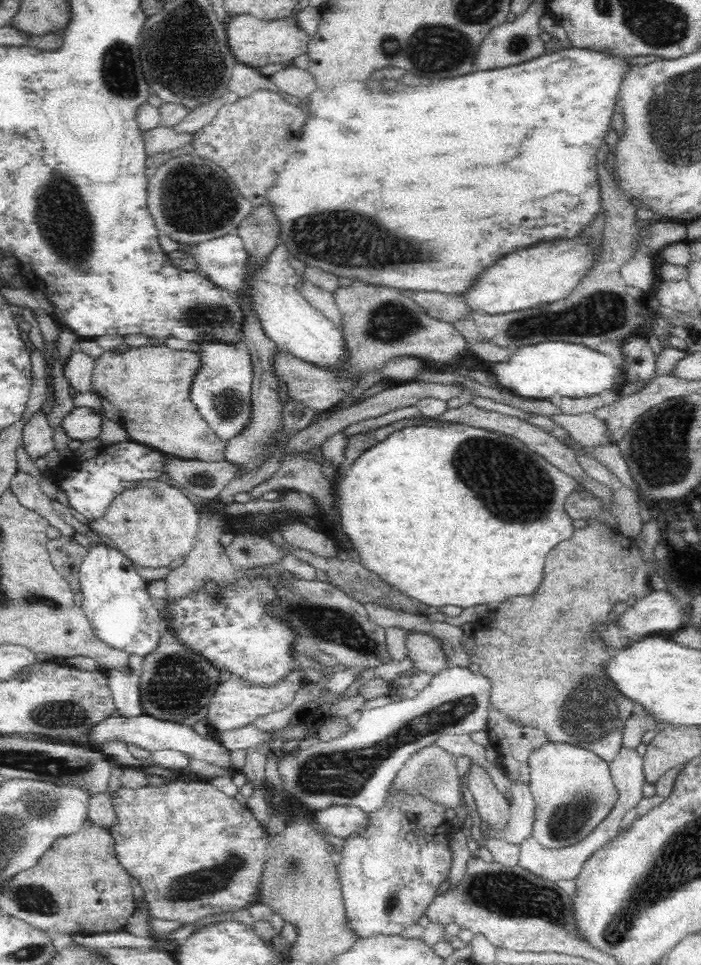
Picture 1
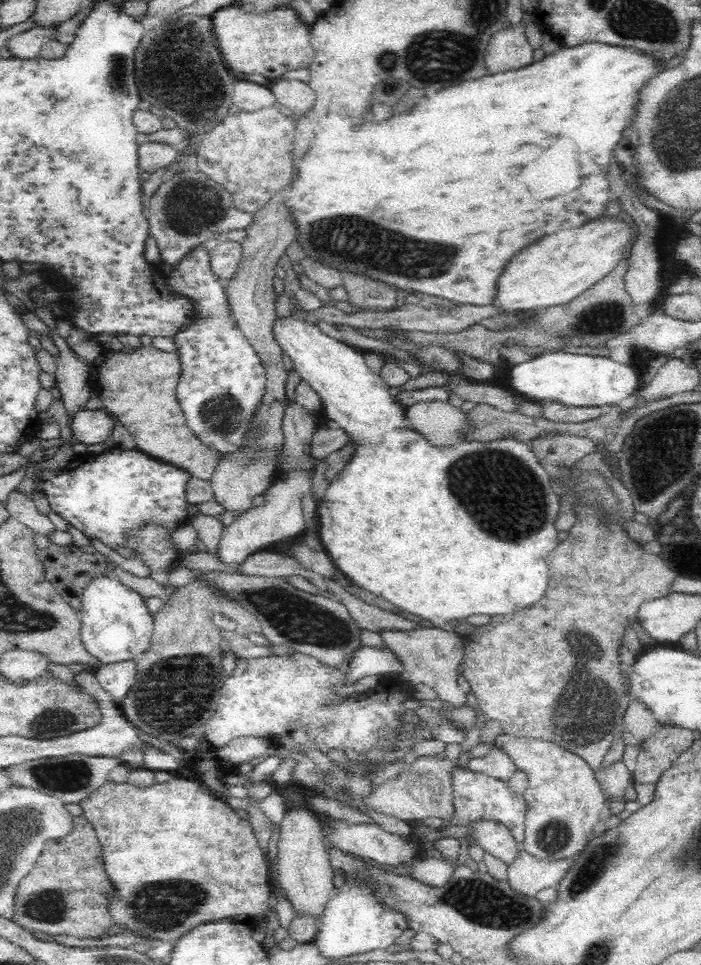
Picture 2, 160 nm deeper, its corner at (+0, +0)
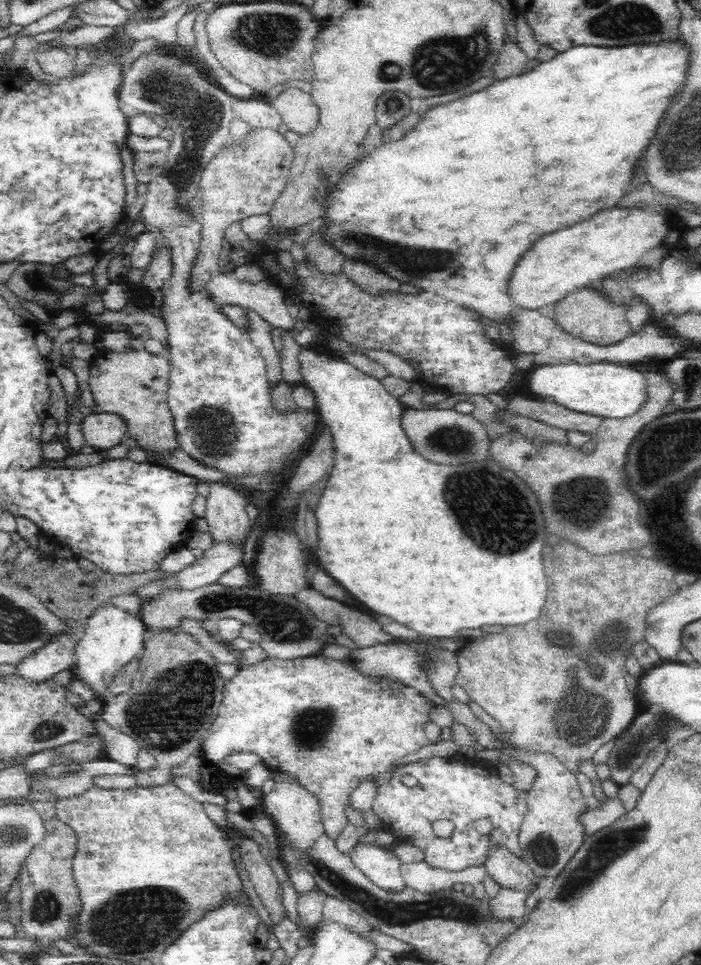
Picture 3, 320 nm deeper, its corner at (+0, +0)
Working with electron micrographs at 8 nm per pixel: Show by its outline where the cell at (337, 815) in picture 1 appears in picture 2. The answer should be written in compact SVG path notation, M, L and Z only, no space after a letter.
M332 818L323 824L325 834L333 843L333 846L342 850L342 852L350 852L354 856L367 858L375 862L377 866L398 866L400 861L409 859L419 852L420 846L414 843L408 837L401 837L397 834L389 833L378 824L368 824L368 822L348 822L348 820L340 820L340 818Z

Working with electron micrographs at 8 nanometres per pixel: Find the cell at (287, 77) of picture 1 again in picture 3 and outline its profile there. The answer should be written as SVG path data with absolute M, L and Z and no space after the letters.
M288 87L271 104L288 130L298 136L310 134L319 125L319 109L311 93Z

